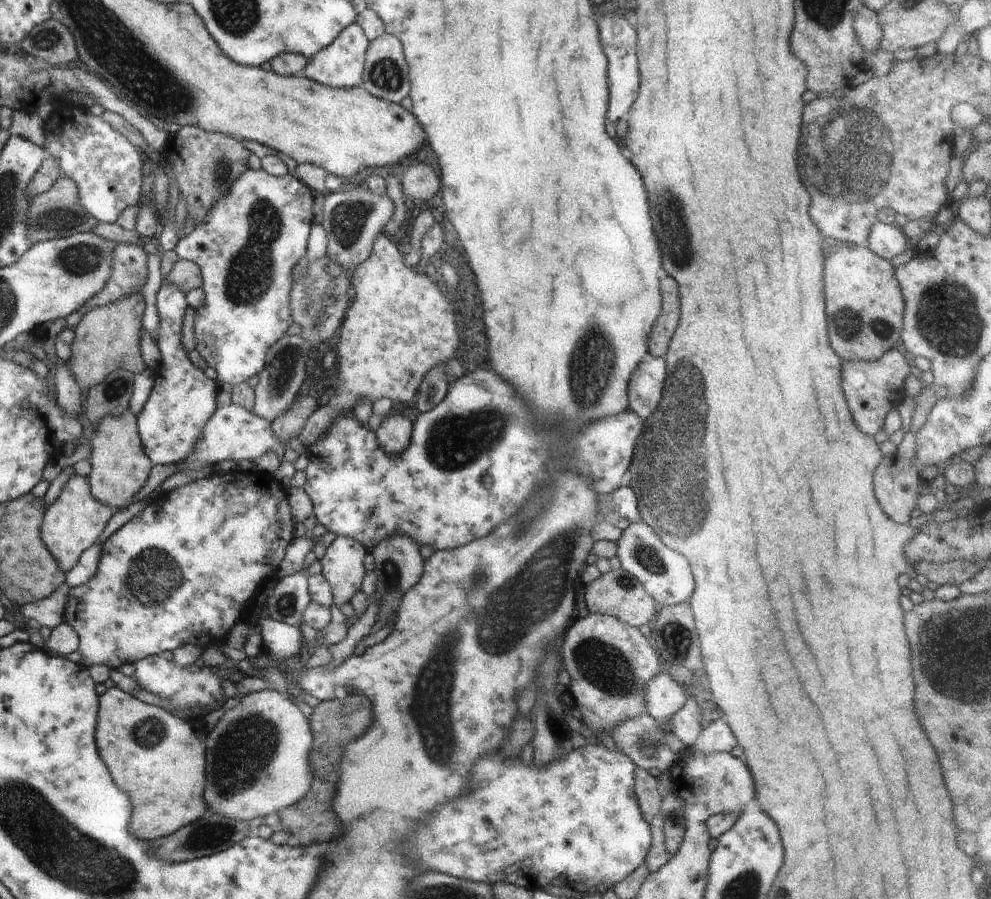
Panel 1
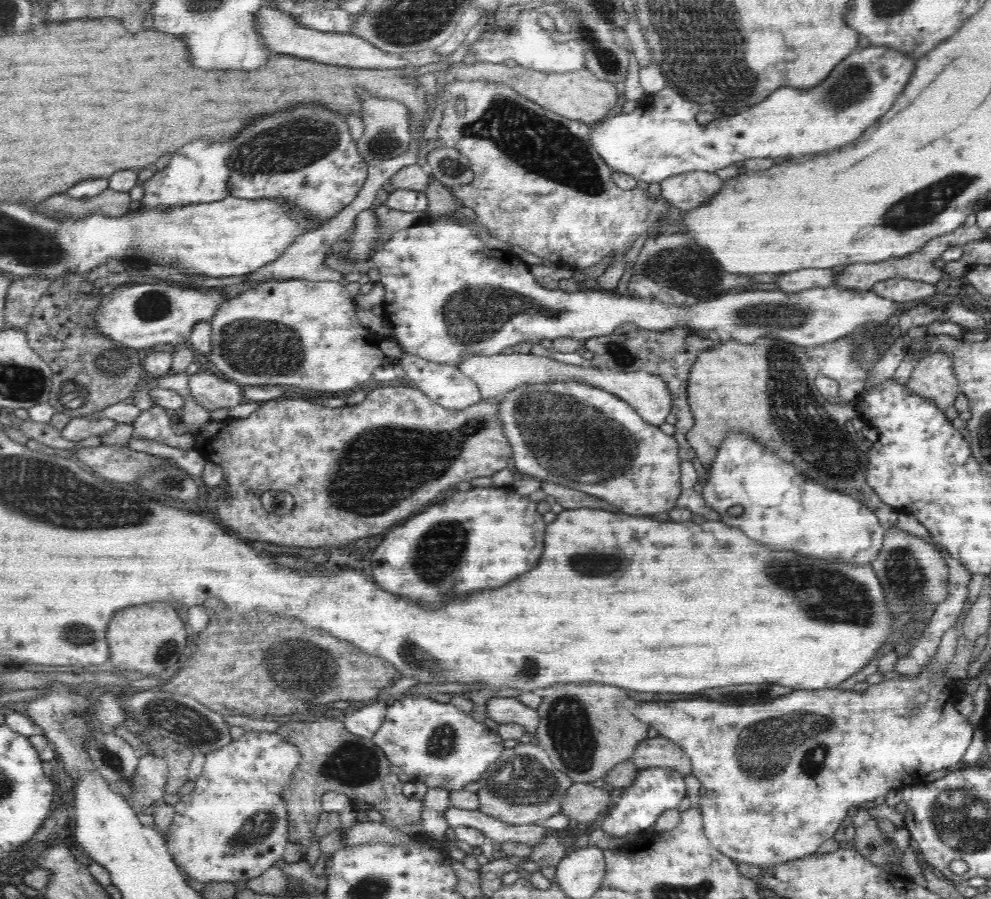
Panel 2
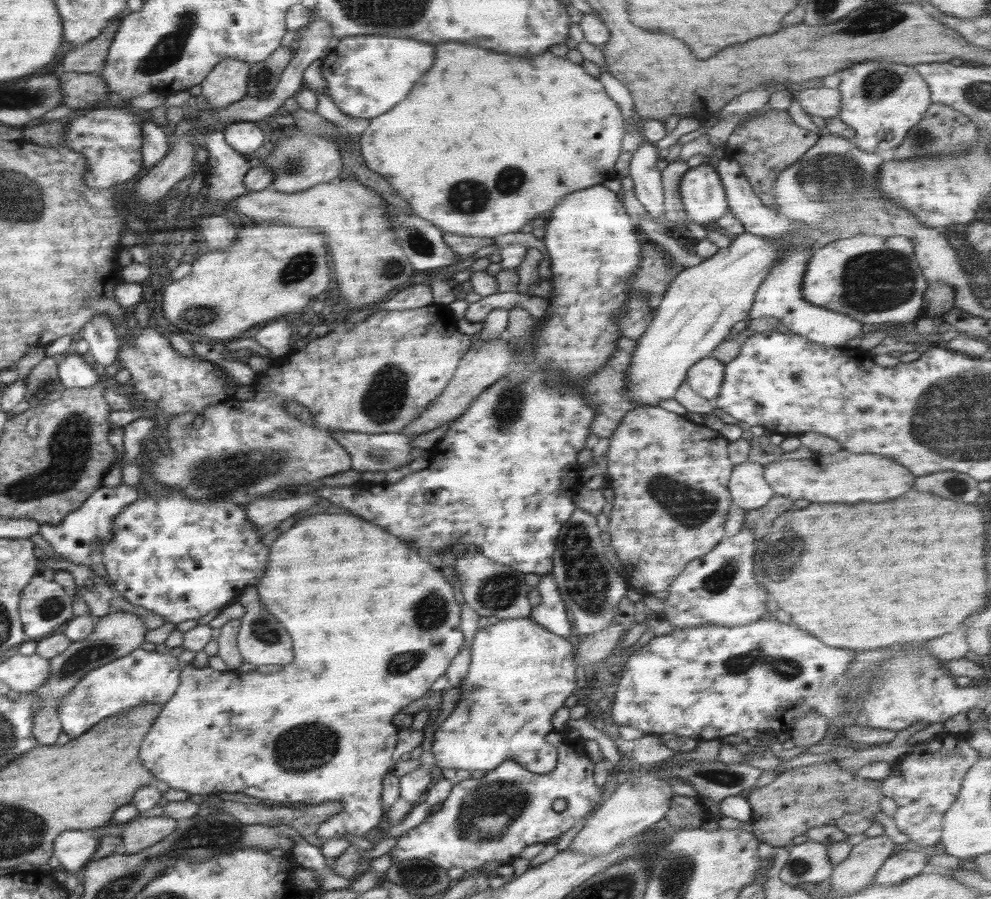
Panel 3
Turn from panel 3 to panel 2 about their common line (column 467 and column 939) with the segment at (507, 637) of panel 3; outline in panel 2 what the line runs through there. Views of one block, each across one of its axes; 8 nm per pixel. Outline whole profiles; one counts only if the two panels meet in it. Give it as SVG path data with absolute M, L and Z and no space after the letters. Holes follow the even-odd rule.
M922 670L918 676L912 676L912 678L908 678L903 674L889 675L882 683L870 685L868 690L860 693L853 690L844 691L840 688L838 690L795 691L787 696L780 696L772 702L750 706L746 706L746 704L730 706L730 704L706 702L706 700L682 700L682 702L674 702L674 704L648 702L648 704L638 704L633 716L648 725L649 728L658 730L663 737L669 738L680 745L691 759L693 763L691 774L700 780L704 788L698 807L702 813L705 834L711 845L736 862L740 861L764 868L816 852L818 847L822 846L822 842L833 838L850 808L854 808L854 806L858 808L865 807L867 803L872 802L878 796L886 796L886 793L892 788L899 790L912 786L911 782L917 775L926 776L928 773L947 770L948 767L954 767L962 762L967 748L970 746L972 738L974 738L975 726L969 721L968 716L962 715L956 709L955 704L962 695L958 686L959 681L949 678L946 672L947 670L942 673Z

